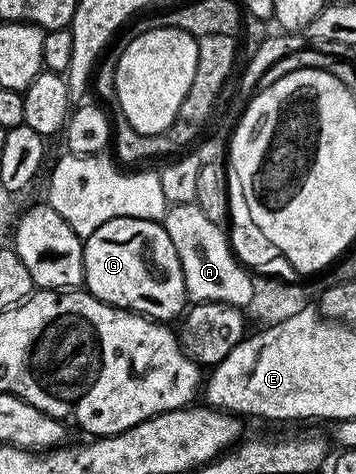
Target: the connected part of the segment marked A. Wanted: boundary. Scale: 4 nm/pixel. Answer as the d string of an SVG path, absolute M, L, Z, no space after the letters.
M195 203L169 205L160 223L168 230L168 238L172 238L176 254L180 254L186 295L191 301L220 302L241 309L250 305L255 277L235 256L234 249L230 247L230 237L224 231L223 225L211 222L204 215L204 210L200 210L200 206Z

